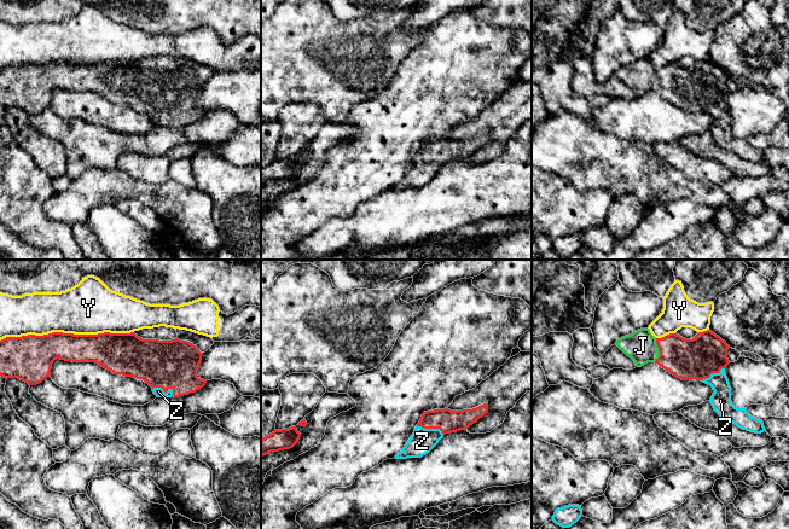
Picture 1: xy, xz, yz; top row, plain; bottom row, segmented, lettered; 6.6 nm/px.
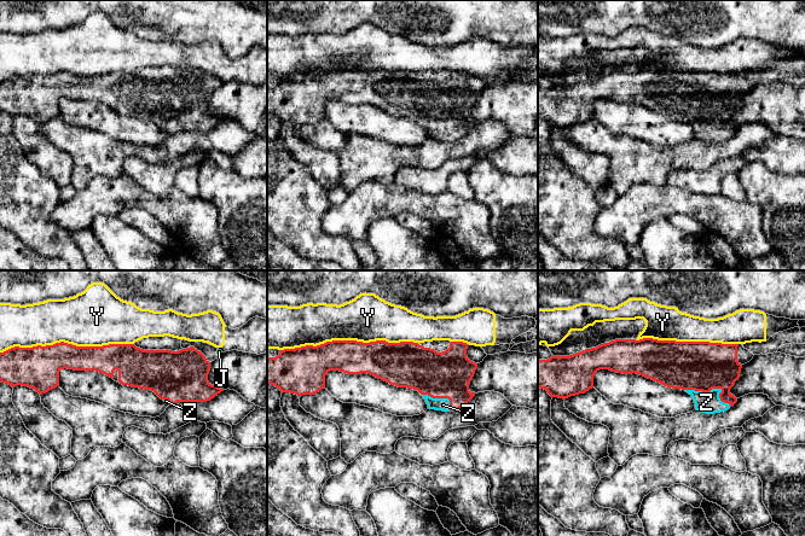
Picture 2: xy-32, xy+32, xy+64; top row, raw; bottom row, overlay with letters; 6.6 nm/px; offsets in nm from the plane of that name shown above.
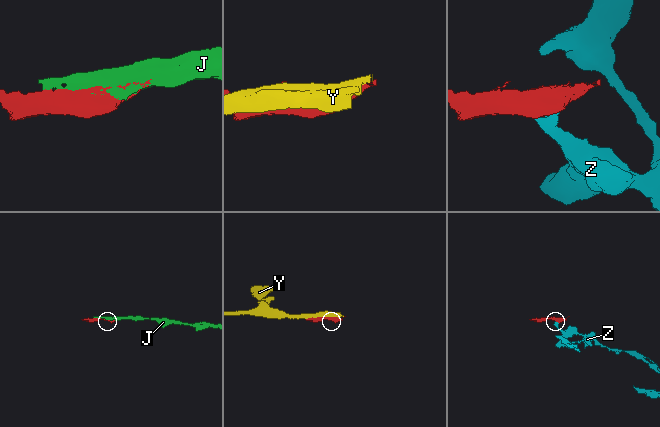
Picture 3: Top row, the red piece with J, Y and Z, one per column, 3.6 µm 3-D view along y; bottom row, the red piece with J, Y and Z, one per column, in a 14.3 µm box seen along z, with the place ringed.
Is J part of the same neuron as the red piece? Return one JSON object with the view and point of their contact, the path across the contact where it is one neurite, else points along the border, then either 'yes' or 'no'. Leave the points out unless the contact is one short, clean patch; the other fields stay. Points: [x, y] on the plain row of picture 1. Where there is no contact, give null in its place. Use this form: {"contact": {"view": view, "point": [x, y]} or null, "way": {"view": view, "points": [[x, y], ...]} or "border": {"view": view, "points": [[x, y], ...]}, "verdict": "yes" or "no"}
{"contact": {"view": "yz", "point": [659, 80]}, "verdict": "yes"}

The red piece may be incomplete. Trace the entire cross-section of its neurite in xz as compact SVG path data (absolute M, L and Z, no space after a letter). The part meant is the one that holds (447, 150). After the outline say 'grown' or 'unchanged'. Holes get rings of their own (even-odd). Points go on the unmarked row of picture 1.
M488 133L472 139L434 139L422 144L414 162L395 188L422 187L451 162L466 159L488 141Z; grown

